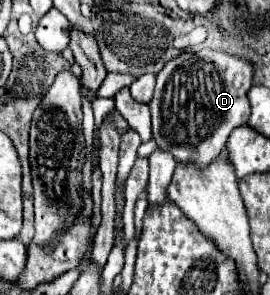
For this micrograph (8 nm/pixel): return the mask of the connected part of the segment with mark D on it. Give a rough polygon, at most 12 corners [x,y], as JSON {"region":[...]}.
{"region":[[184,50],[156,74],[152,134],[204,170],[250,118],[252,66]]}

